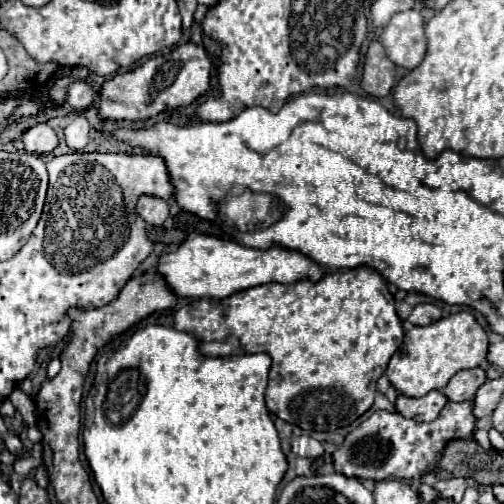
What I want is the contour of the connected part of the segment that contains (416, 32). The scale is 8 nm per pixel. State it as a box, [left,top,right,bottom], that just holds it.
[378,10,426,70]

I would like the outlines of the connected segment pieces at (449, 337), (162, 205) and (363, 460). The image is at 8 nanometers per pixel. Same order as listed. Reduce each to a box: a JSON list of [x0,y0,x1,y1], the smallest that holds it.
[[386,312,488,398],[136,196,168,226],[334,402,474,480]]

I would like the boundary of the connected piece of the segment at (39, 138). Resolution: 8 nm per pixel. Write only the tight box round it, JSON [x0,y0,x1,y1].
[22,124,58,156]

